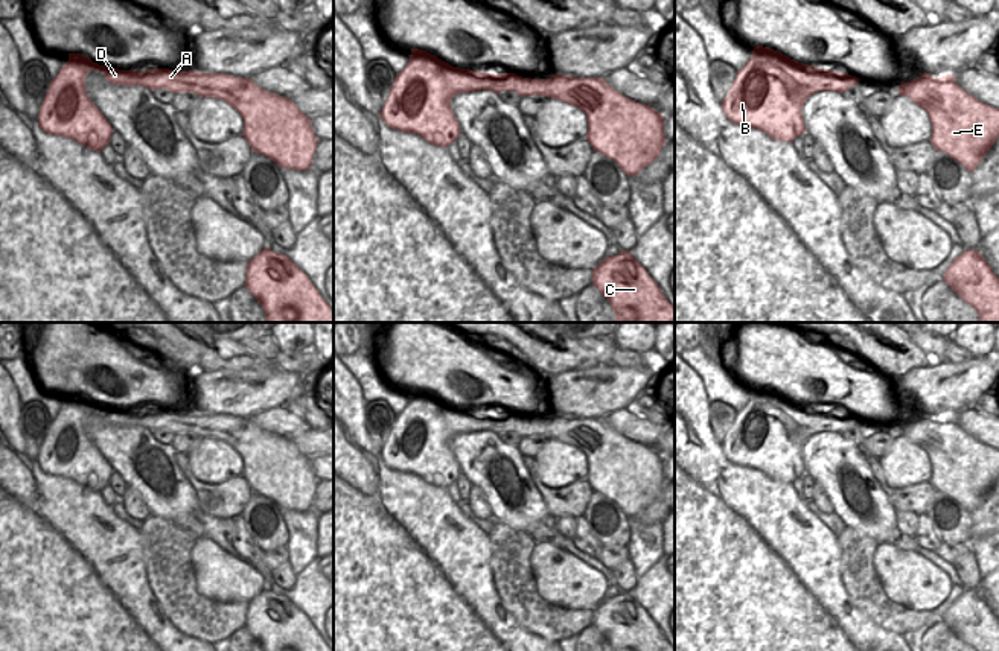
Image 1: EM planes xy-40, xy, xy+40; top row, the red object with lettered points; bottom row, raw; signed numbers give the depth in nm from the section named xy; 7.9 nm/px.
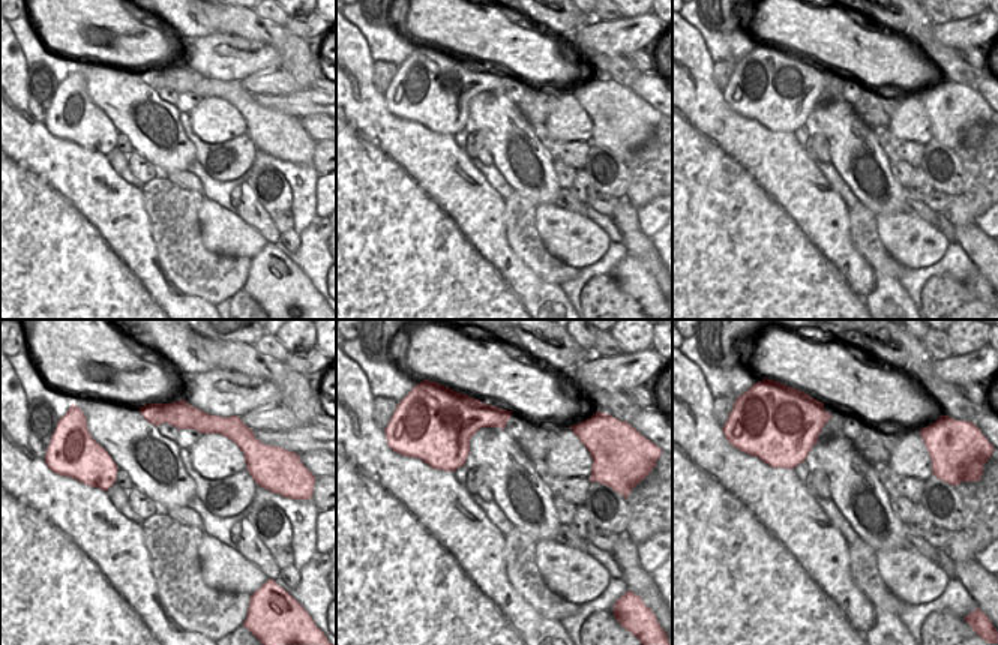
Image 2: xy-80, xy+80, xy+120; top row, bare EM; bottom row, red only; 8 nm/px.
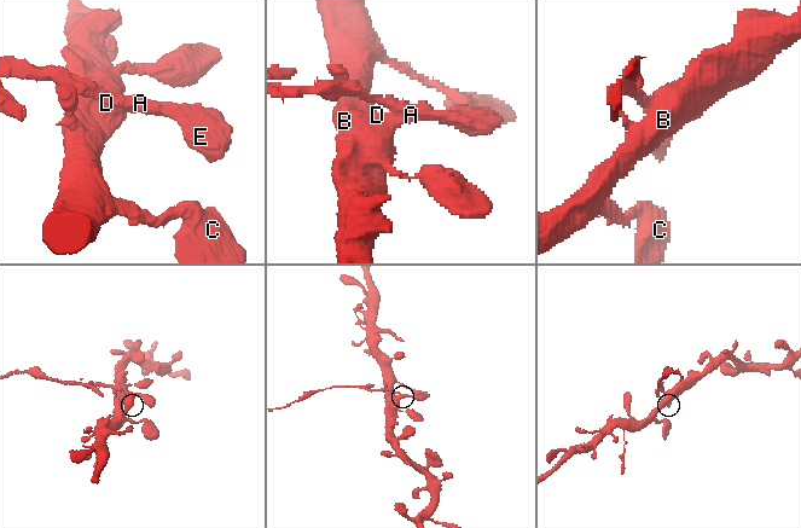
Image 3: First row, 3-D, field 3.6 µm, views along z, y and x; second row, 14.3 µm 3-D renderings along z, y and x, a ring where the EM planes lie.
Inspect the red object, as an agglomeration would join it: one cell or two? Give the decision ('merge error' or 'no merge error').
merge error

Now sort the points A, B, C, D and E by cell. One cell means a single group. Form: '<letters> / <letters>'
A E / B C D

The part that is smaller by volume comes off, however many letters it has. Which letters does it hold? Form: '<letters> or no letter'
A, E

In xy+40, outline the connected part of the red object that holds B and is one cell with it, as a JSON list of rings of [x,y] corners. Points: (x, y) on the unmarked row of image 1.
[[[755,386],[720,446],[732,464],[792,484],[806,473],[801,450],[812,435],[844,433],[859,421],[848,414],[818,409],[771,388]]]

